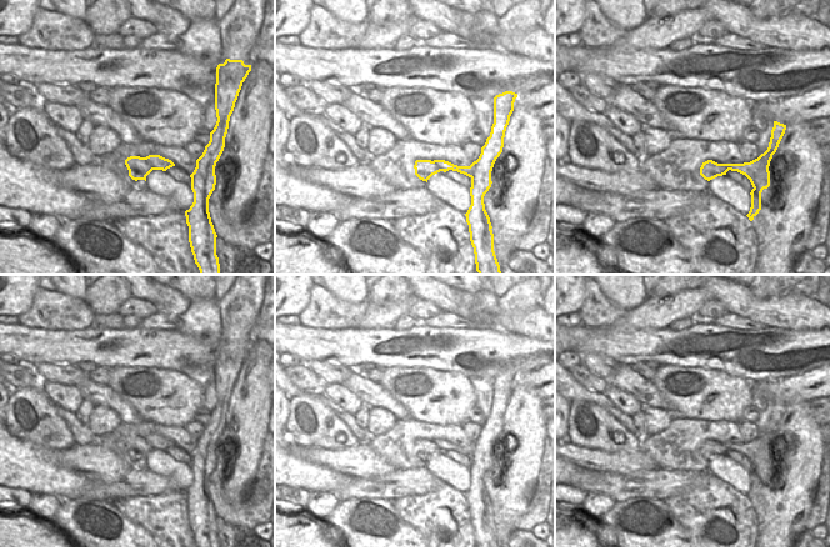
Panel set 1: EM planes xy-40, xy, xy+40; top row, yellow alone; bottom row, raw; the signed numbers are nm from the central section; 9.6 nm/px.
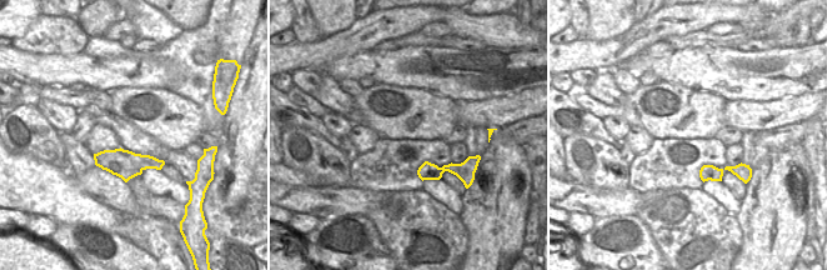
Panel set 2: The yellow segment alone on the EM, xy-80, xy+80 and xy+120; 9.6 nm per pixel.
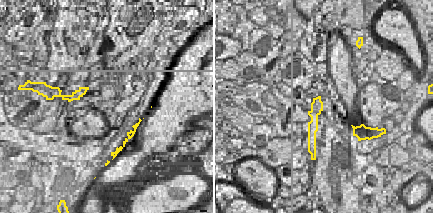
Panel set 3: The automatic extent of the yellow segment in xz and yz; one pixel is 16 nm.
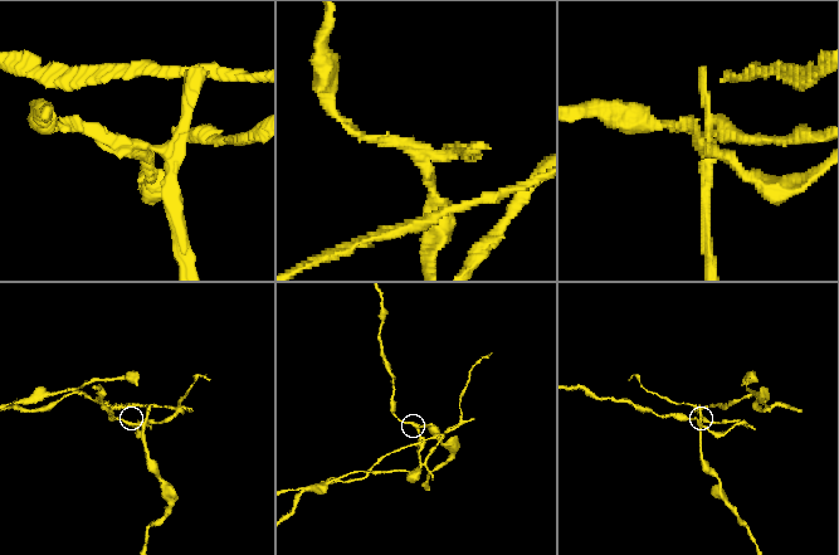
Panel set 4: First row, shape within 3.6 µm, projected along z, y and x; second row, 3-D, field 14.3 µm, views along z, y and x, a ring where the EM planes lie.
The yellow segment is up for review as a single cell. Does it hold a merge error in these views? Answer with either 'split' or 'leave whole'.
split

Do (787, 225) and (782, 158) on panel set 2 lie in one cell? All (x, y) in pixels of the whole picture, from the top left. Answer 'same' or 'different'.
same

